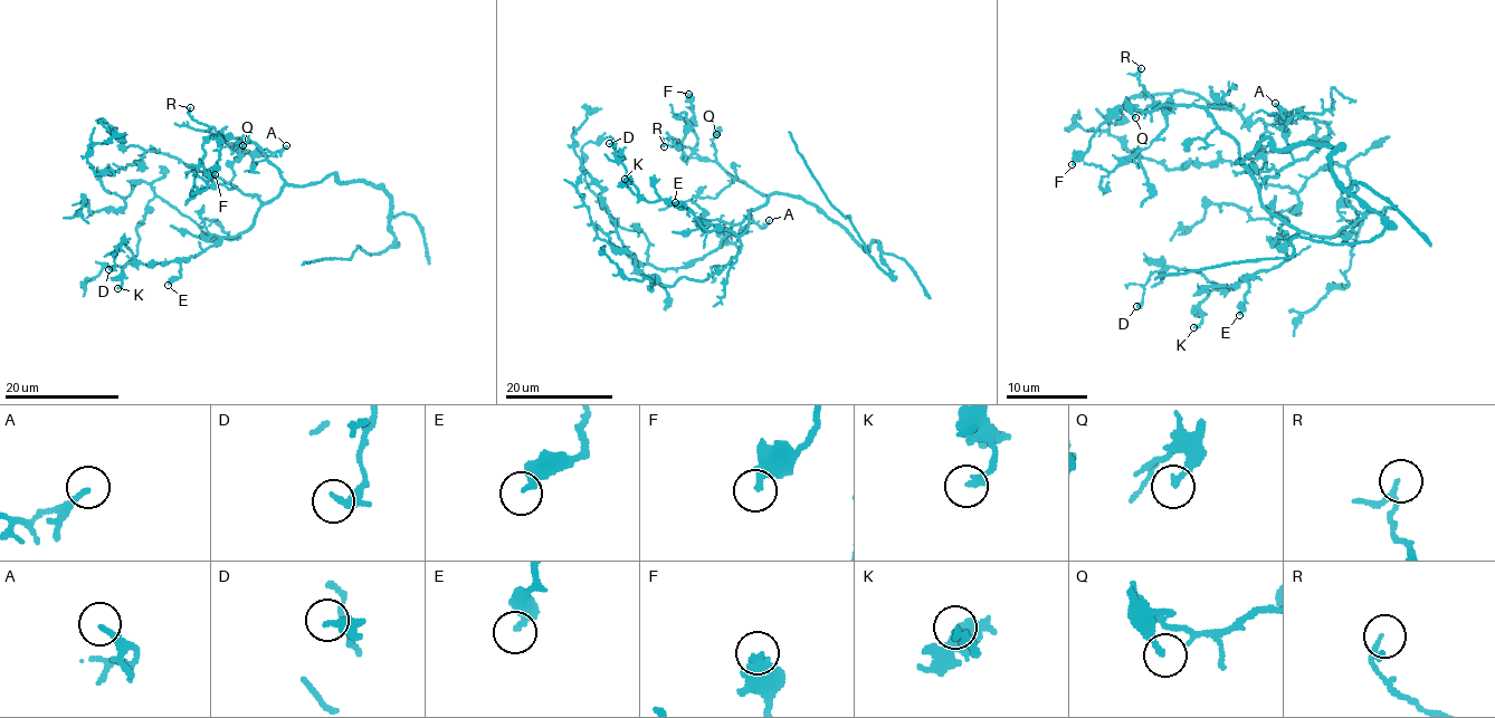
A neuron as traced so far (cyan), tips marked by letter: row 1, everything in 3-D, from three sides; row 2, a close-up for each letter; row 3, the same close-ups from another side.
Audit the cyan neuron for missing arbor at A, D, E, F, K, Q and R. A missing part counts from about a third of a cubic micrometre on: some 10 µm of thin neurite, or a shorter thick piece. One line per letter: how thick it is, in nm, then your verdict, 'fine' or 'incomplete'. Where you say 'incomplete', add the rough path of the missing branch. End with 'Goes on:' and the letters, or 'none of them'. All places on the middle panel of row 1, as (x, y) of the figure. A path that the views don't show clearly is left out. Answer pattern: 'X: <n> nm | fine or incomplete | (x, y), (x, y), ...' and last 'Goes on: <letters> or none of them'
A: 190 nm | fine
D: 380 nm | fine
E: 360 nm | fine
F: 360 nm | fine
K: 220 nm | fine
Q: 240 nm | fine
R: 160 nm | fine
Goes on: none of them

